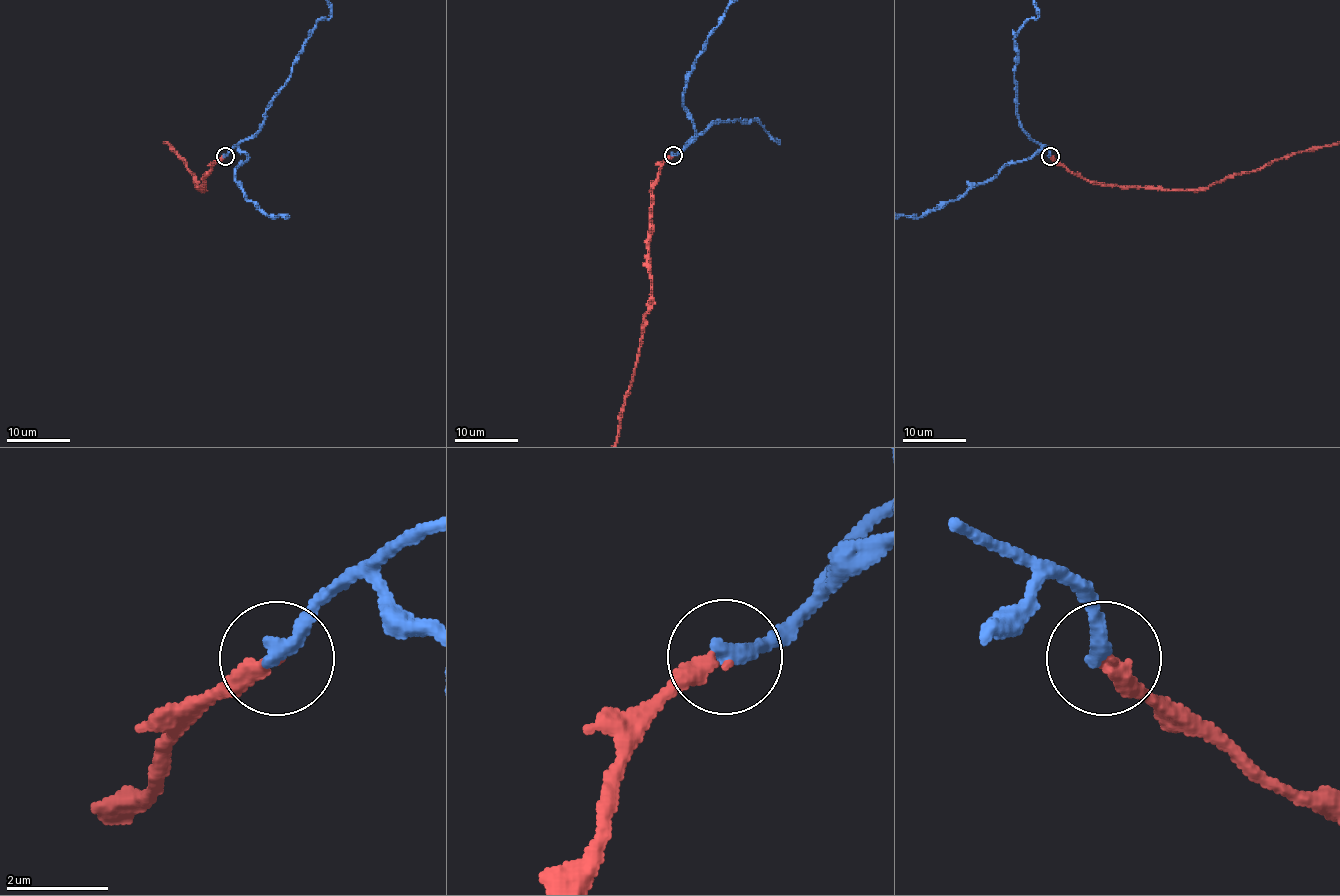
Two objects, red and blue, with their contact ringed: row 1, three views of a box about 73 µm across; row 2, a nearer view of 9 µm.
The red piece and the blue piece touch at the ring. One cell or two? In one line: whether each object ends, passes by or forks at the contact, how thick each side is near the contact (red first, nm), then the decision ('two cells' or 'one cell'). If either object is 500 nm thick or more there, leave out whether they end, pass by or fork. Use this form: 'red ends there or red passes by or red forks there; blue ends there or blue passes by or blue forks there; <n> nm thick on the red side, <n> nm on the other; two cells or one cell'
red ends there; blue ends there; 280 nm thick on the red side, 360 nm on the other; two cells

